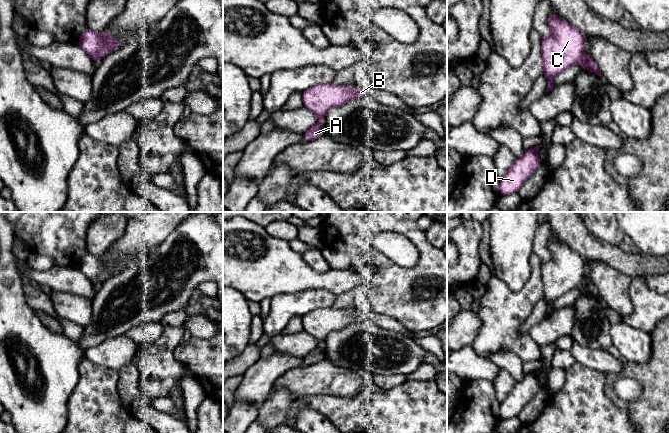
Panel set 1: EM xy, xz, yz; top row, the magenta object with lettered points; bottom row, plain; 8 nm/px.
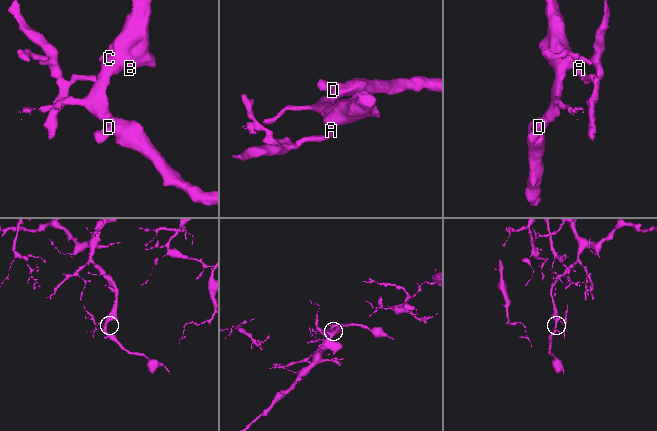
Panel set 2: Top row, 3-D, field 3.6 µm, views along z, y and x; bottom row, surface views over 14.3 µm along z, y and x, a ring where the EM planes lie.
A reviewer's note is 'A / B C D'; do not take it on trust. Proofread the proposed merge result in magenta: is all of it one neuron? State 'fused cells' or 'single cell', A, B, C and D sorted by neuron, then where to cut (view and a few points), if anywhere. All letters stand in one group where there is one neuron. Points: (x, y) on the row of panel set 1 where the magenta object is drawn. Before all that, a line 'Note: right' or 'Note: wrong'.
Note: right
fused cells; A / B C D; cut in yz along (585, 56), (581, 63)

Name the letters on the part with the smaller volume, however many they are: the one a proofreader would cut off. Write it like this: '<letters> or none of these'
A

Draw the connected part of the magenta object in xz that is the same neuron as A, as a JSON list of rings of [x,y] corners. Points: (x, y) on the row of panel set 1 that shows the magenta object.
[[[317,123],[303,134],[303,142],[310,142],[325,135],[322,123]]]

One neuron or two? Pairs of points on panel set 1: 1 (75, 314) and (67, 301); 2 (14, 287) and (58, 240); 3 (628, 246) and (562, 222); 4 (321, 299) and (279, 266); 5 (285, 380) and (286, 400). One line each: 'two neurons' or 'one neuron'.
1: one neuron
2: two neurons
3: two neurons
4: two neurons
5: two neurons

